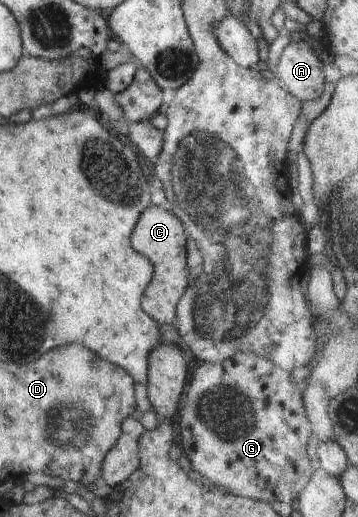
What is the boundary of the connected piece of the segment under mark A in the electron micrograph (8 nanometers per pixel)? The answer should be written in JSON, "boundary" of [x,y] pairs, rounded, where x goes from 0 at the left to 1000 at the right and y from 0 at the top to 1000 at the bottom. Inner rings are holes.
{"boundary":[[[813,79],[791,93],[765,151],[844,197],[885,191],[905,174],[911,153],[880,95],[858,79]]]}

